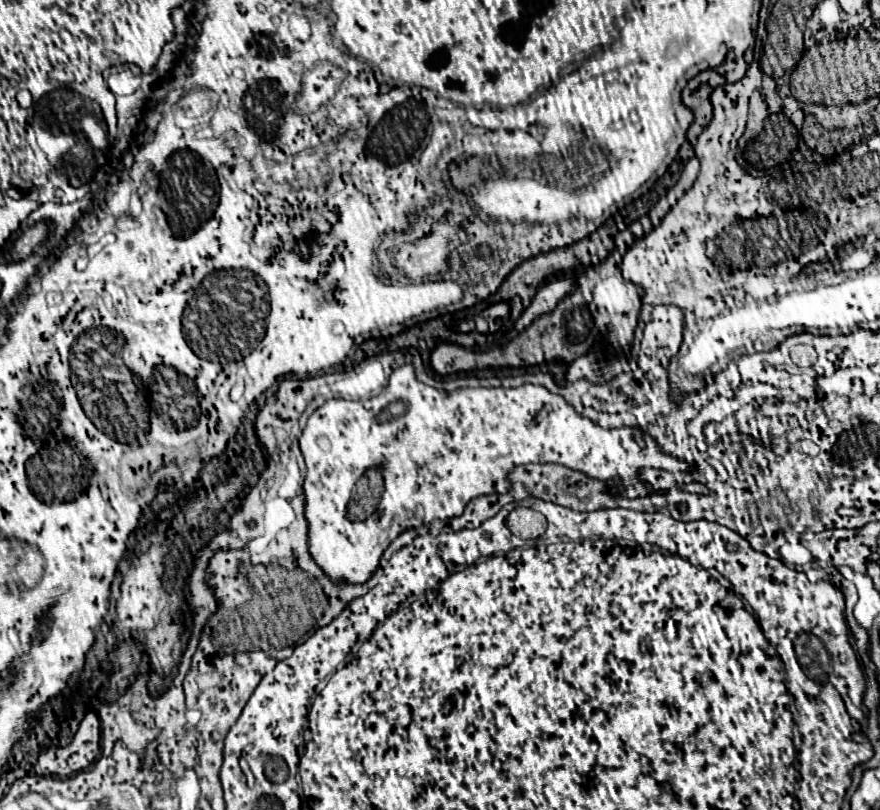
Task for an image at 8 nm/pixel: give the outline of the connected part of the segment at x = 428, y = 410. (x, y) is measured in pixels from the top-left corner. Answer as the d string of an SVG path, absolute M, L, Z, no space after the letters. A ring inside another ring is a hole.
M411 363L397 367L391 373L389 385L381 395L365 401L345 401L329 399L321 405L307 421L303 435L299 439L301 453L305 457L307 475L303 483L305 495L305 519L309 525L307 543L309 553L315 563L323 569L329 579L335 583L365 583L379 569L383 551L393 539L403 531L421 527L433 521L447 521L451 517L463 515L465 505L481 495L507 493L511 489L509 473L527 463L557 463L573 471L581 471L591 479L605 481L613 485L613 493L621 493L627 499L647 497L651 493L665 495L667 491L653 489L647 481L639 479L639 471L653 467L665 469L671 473L693 471L691 463L675 459L665 451L659 451L659 445L651 435L639 431L639 427L619 427L603 429L591 419L579 415L571 403L561 395L547 391L543 385L525 383L521 387L463 387L455 391L439 391L421 383L415 377ZM373 465L383 465L387 469L387 487L379 501L377 511L365 521L351 523L345 517L347 499L355 487L355 481L363 475L365 469Z

